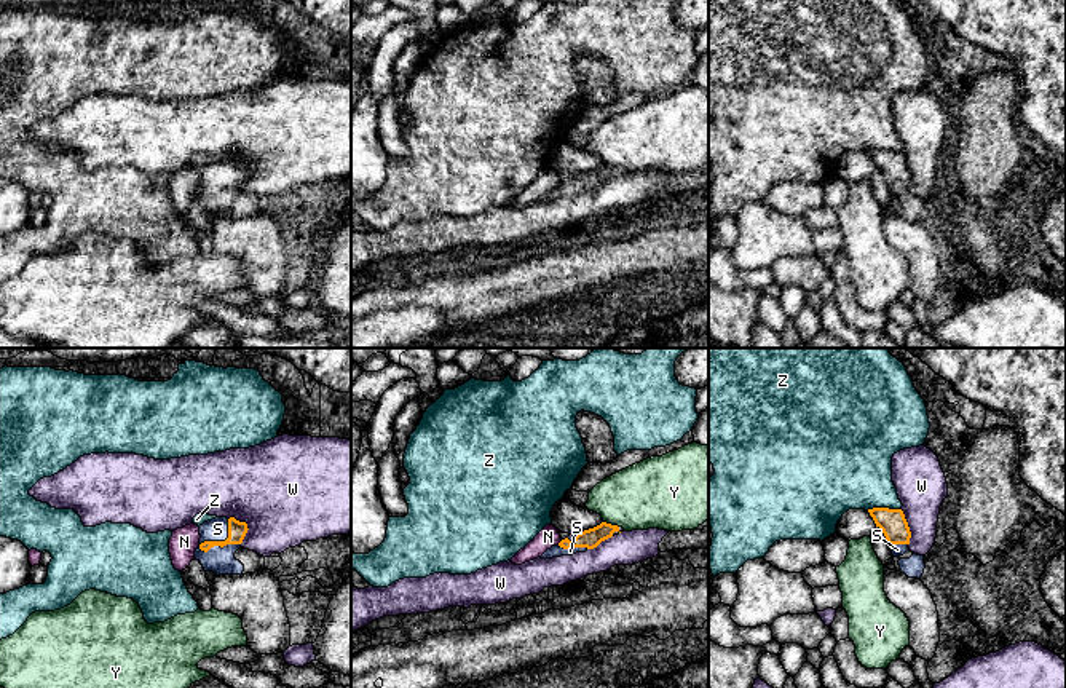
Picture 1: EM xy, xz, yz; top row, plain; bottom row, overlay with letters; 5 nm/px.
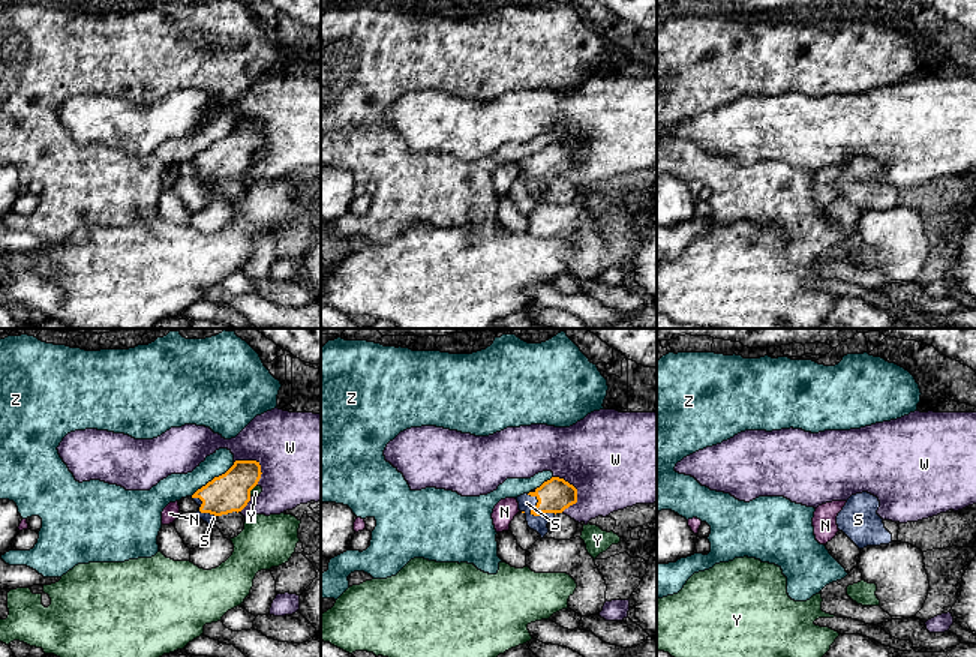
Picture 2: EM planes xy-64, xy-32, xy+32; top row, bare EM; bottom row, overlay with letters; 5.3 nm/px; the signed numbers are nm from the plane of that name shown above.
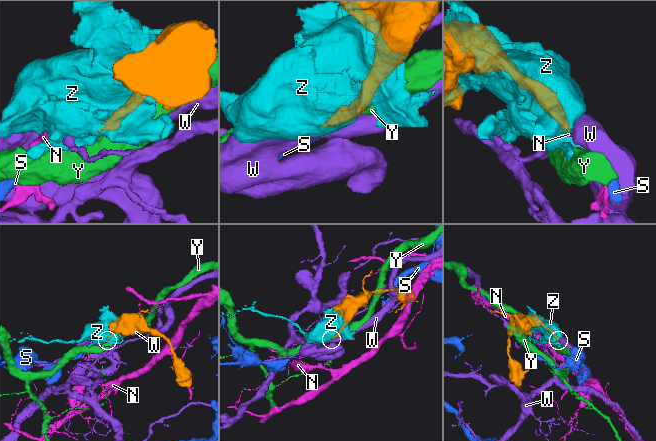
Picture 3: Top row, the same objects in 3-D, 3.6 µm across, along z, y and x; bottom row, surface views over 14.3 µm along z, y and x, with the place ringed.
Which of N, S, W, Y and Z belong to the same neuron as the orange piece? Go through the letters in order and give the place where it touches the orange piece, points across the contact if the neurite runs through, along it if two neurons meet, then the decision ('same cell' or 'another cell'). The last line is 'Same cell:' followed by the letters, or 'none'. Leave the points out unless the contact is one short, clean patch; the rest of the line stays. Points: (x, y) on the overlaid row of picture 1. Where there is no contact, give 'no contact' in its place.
N: meets orange in xz at (560, 541); another cell
S: meets orange in xy at (219, 541); runs through xy (236, 530), (219, 541), (217, 529); same cell
W: meets orange in xy at (246, 525); another cell
Y: meets orange in xz at (610, 524); another cell
Z: meets orange in yz at (883, 508); another cell
Same cell: S

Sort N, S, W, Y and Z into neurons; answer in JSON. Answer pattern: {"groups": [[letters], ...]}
{"groups": [["N"], ["S"], ["W"], ["Y"], ["Z"]]}

